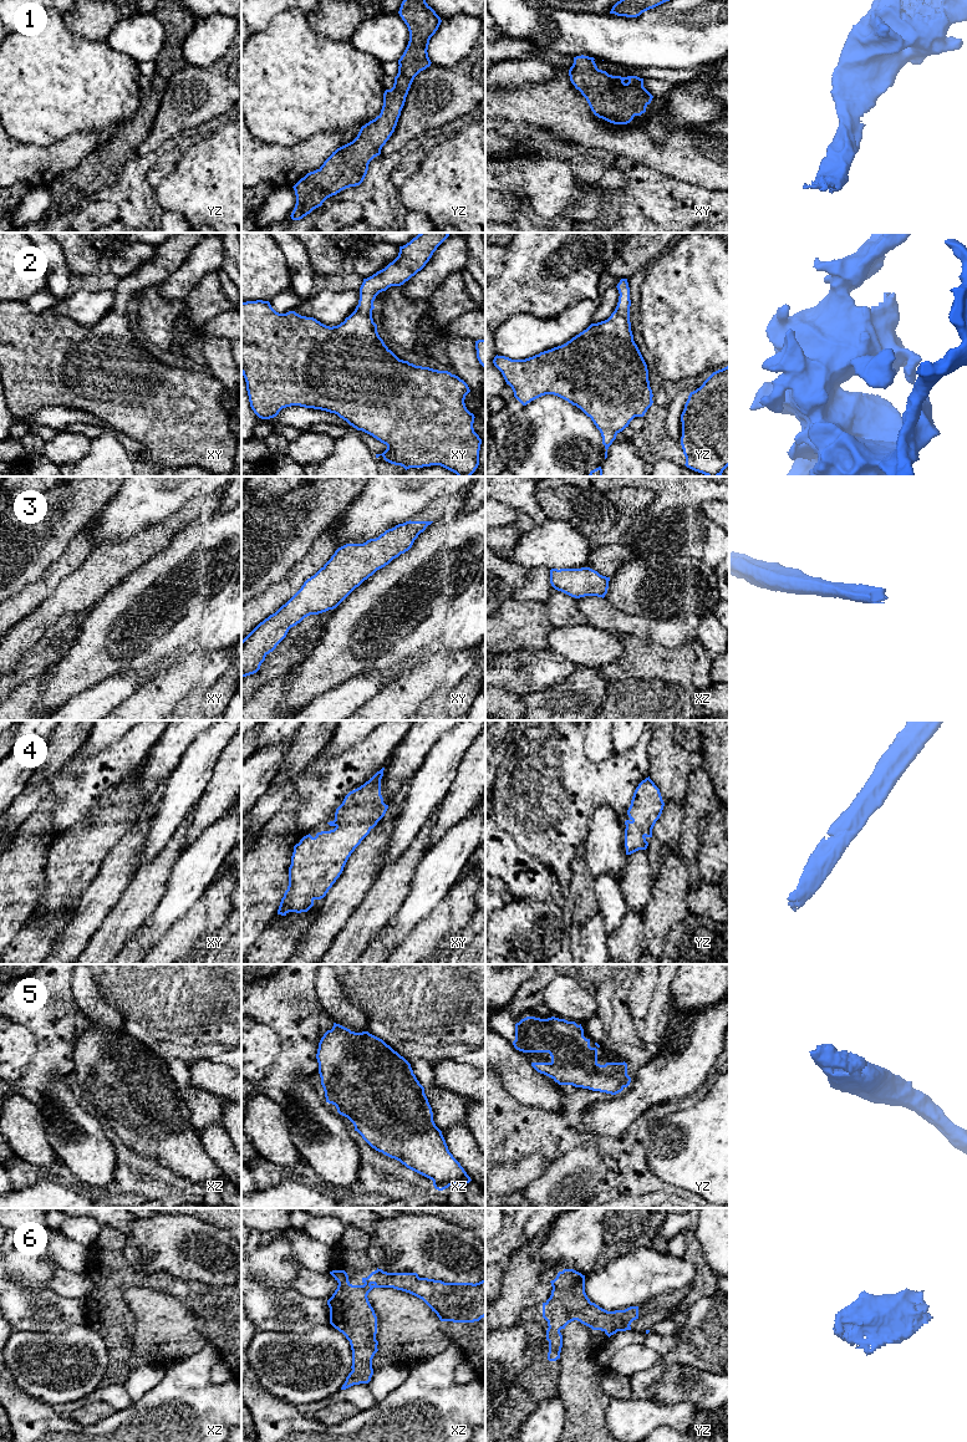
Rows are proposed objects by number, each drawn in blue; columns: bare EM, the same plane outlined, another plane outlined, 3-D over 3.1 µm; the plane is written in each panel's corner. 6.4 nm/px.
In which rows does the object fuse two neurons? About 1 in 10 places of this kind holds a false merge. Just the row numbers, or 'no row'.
no row

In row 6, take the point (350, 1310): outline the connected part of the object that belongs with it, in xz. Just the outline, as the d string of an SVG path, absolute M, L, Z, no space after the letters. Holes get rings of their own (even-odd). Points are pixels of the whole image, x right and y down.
M376 1269L362 1285L352 1285L345 1270L332 1270L330 1274L339 1283L337 1289L327 1300L330 1308L330 1324L342 1333L350 1341L352 1350L352 1371L346 1377L341 1390L353 1385L368 1384L373 1375L372 1359L378 1351L376 1340L377 1316L368 1301L368 1293L373 1288L393 1288L422 1299L437 1314L441 1321L474 1323L485 1316L485 1280L479 1283L444 1283L428 1278L419 1278L417 1273L387 1273Z

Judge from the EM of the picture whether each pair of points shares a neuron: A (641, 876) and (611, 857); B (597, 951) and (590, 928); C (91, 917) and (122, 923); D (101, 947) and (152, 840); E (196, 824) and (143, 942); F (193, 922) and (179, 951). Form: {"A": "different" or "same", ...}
{"A": "different", "B": "same", "C": "different", "D": "different", "E": "different", "F": "same"}

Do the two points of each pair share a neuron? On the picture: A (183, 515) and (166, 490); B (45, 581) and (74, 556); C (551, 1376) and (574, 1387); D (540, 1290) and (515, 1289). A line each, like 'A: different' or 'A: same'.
A: different
B: same
C: different
D: same

